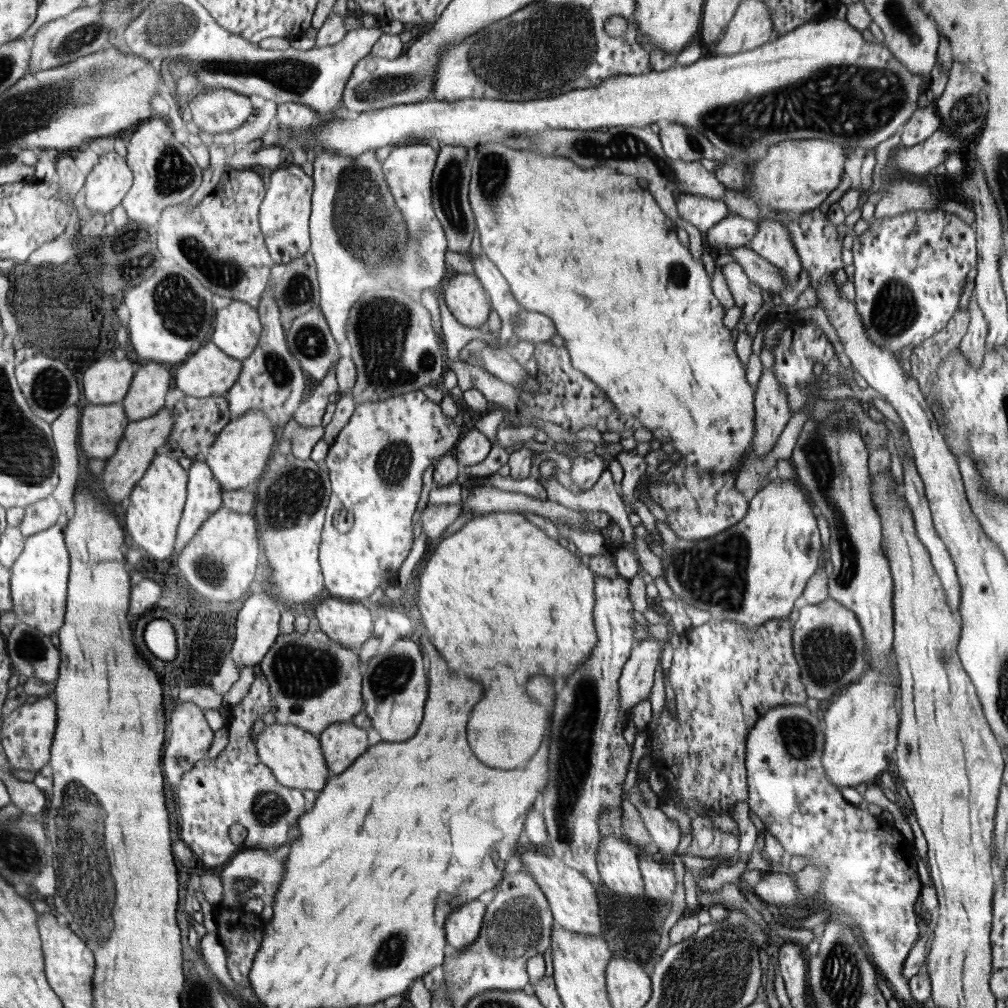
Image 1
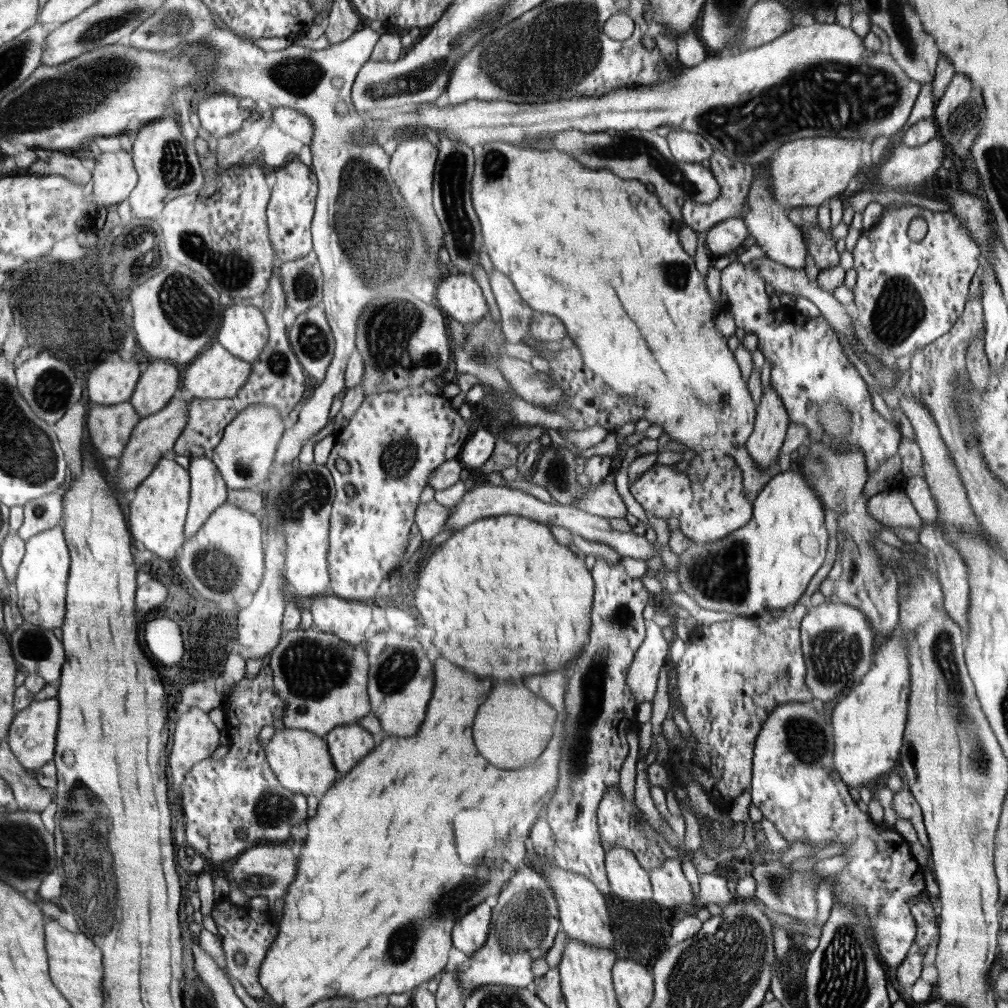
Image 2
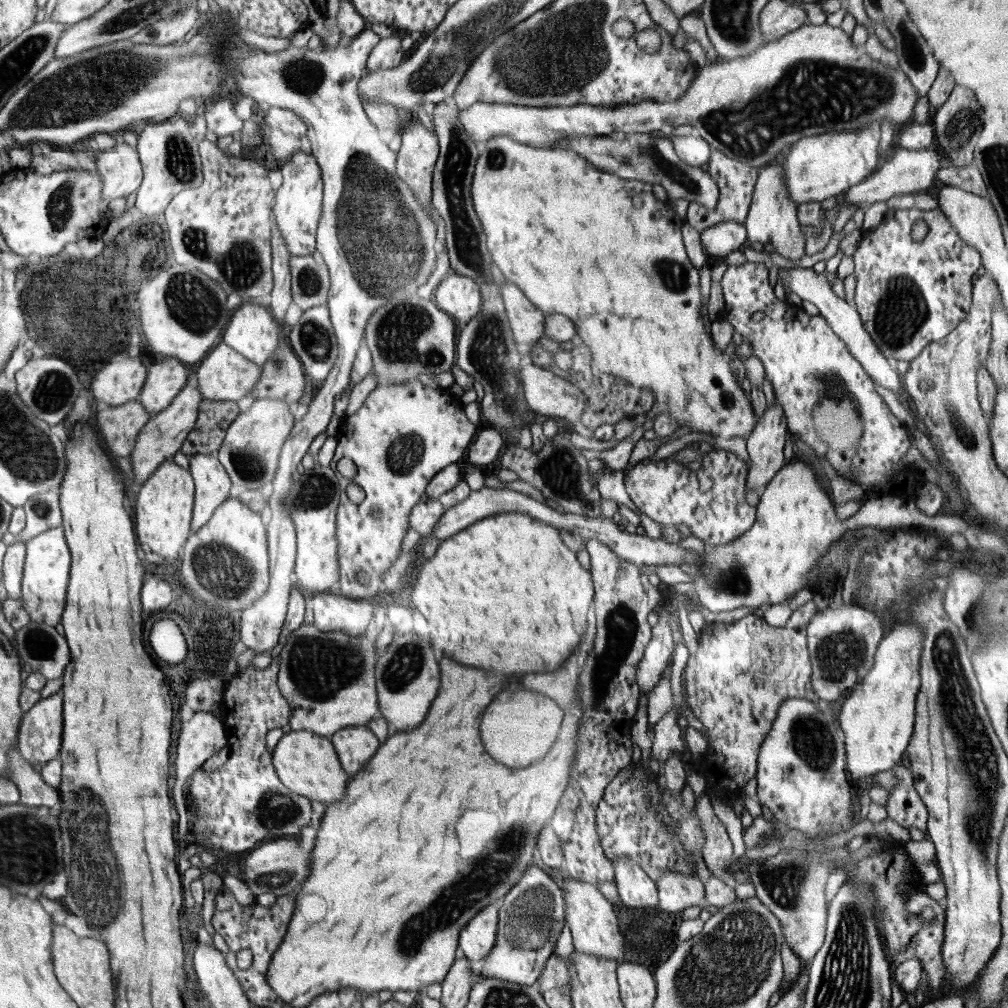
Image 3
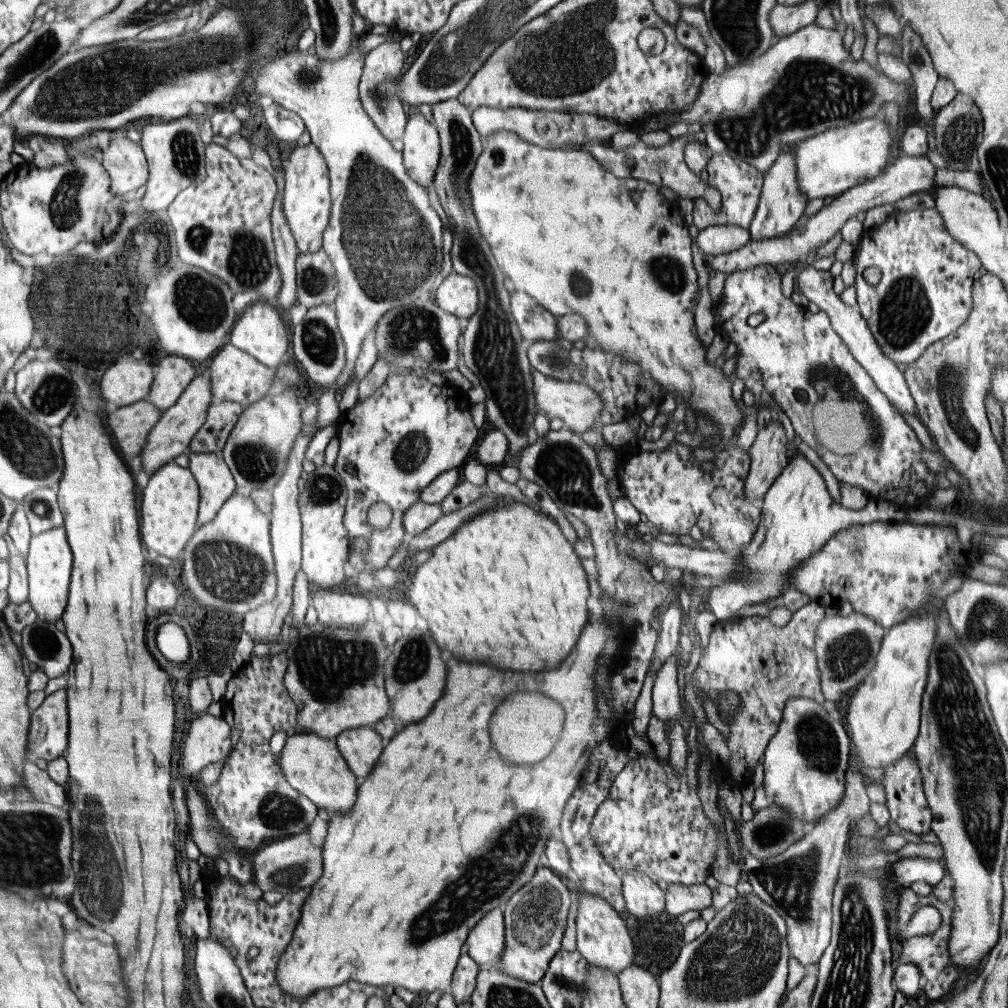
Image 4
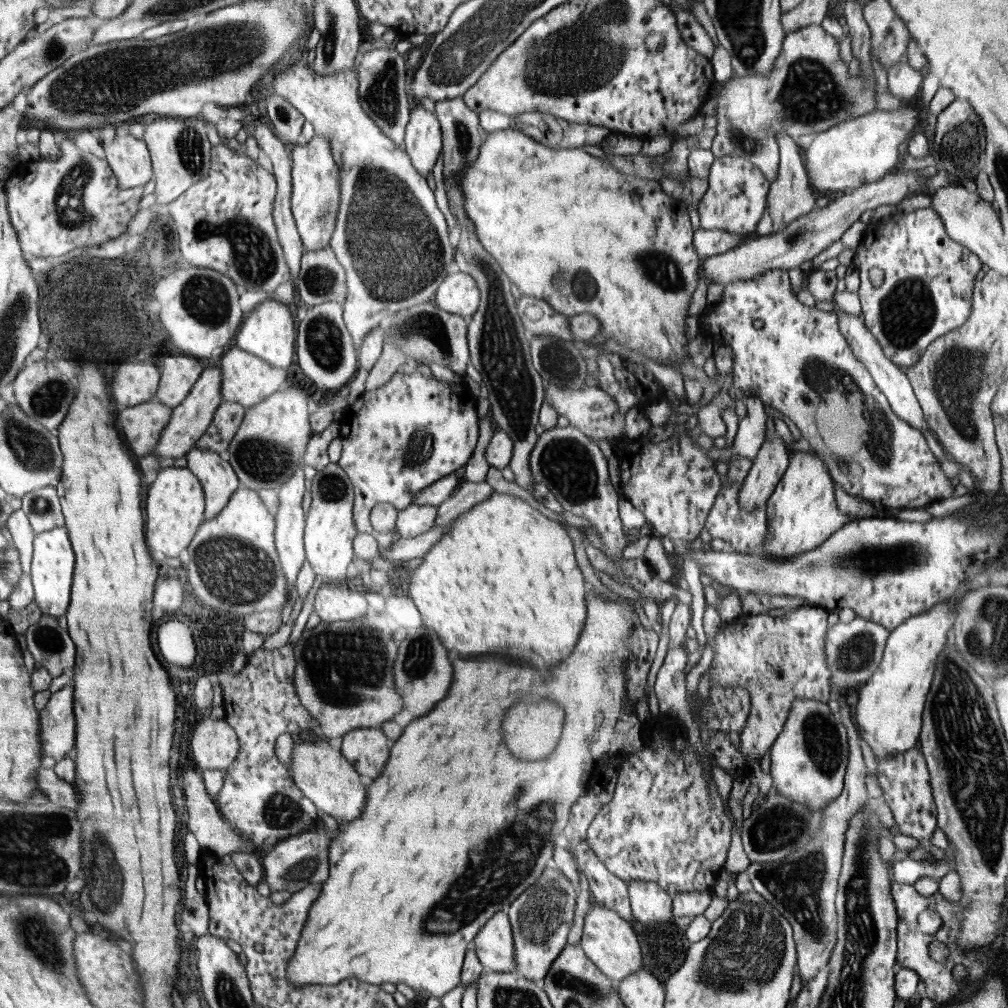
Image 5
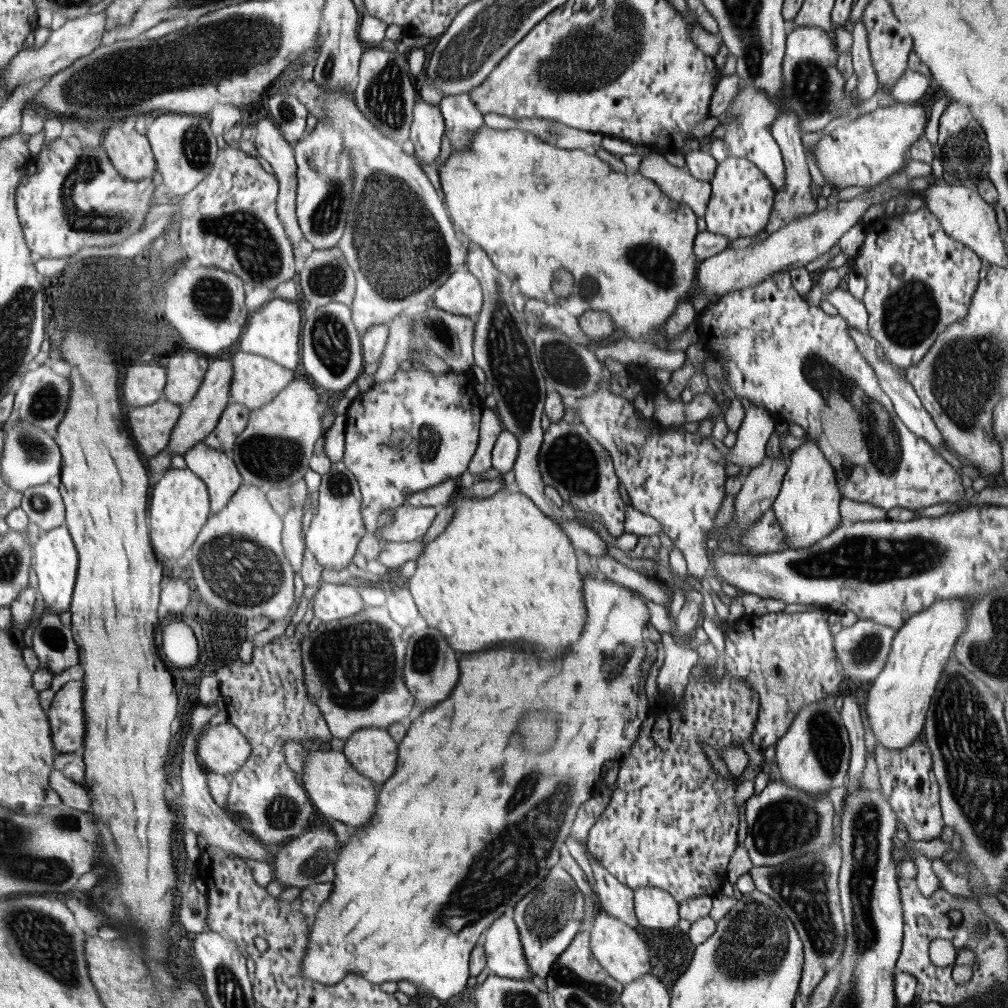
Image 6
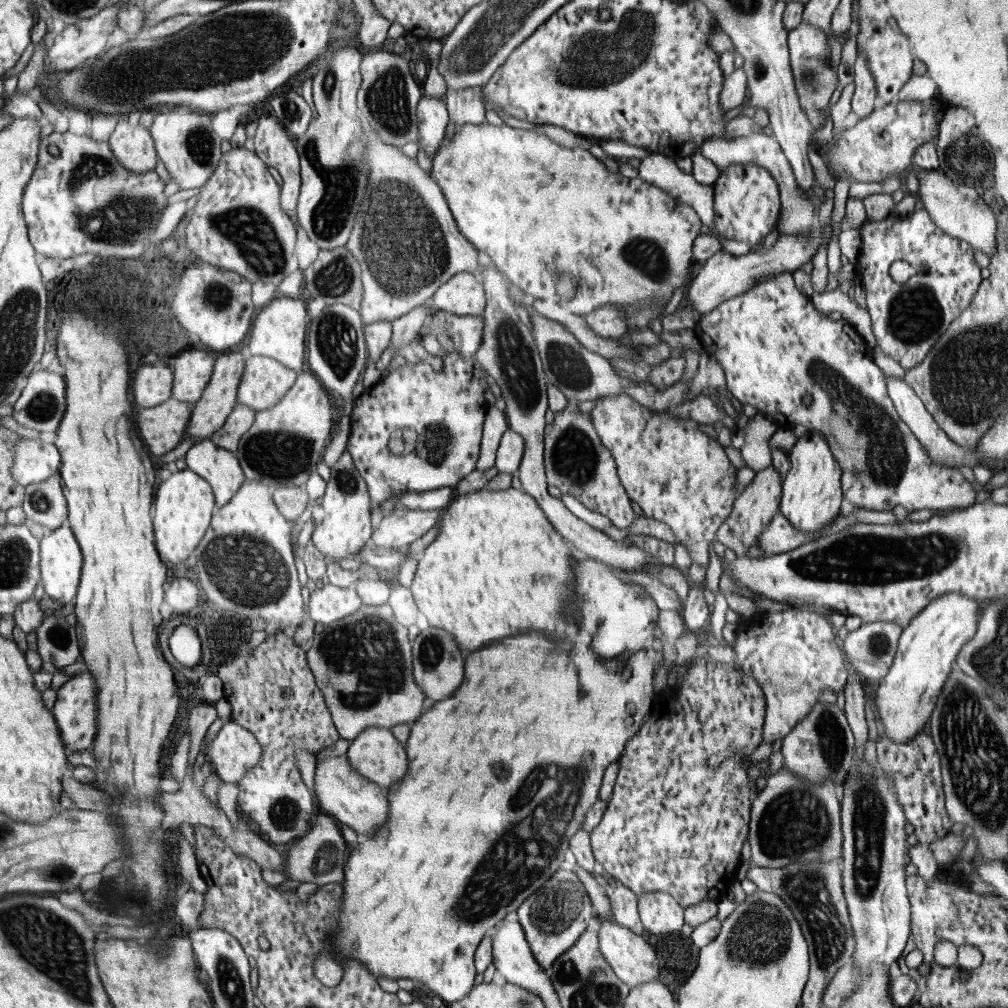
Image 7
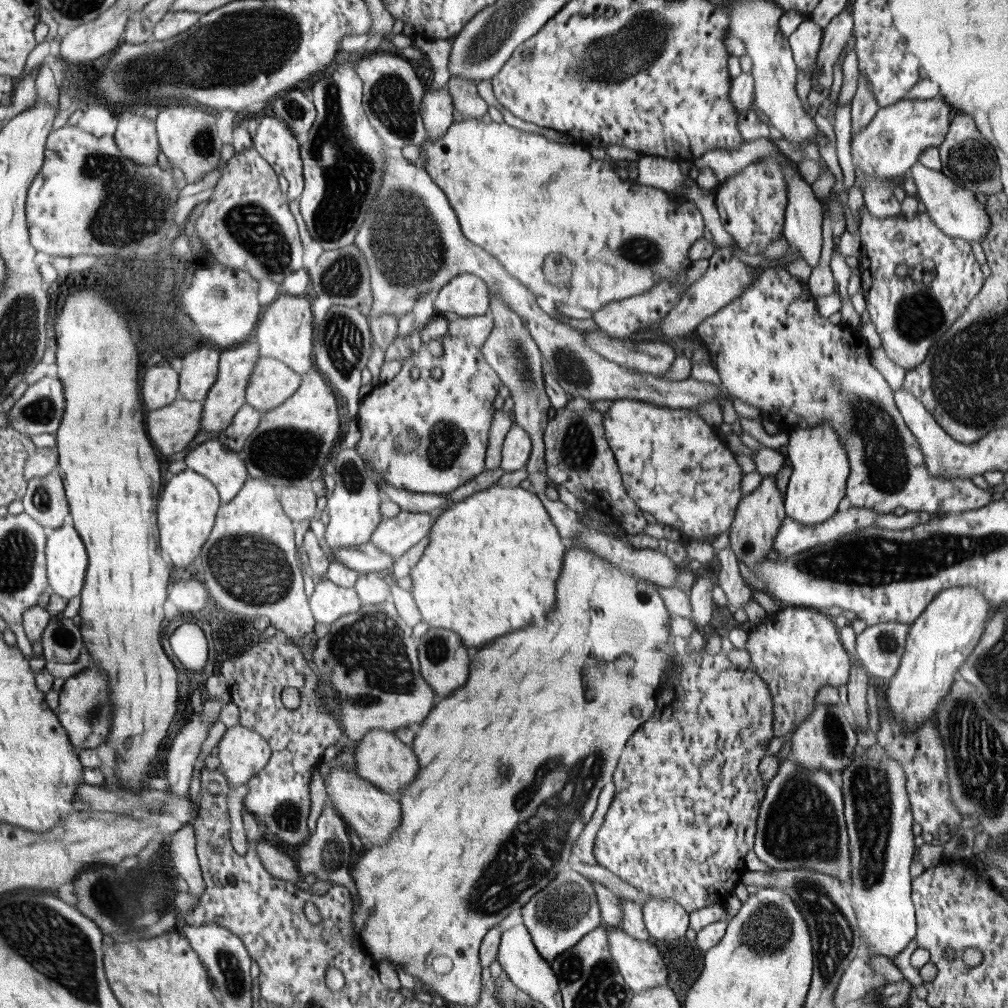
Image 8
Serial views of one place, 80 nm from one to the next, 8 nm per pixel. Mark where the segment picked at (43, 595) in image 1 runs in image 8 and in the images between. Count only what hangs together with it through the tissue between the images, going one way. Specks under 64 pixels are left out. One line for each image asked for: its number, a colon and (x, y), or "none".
2: (41, 579)
3: (47, 568)
4: (50, 562)
5: (53, 563)
6: (57, 560)
7: (61, 565)
8: (67, 560)

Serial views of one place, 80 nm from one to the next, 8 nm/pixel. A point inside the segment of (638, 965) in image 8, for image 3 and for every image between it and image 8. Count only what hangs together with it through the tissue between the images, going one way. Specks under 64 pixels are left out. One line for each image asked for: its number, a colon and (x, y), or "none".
3: (592, 919)
4: (602, 938)
5: (609, 941)
6: (617, 946)
7: (632, 958)

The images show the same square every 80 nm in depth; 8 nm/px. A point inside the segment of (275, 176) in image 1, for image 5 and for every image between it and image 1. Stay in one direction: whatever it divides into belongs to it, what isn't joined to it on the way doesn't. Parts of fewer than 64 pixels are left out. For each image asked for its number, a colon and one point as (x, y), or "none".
2: (291, 210)
3: (299, 200)
4: (307, 203)
5: (316, 192)

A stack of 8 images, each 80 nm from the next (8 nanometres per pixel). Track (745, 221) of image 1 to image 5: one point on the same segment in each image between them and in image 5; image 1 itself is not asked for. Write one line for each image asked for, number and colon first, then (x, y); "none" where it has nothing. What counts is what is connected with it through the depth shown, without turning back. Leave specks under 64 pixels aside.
2: (729, 235)
3: (723, 238)
4: (713, 240)
5: (707, 243)

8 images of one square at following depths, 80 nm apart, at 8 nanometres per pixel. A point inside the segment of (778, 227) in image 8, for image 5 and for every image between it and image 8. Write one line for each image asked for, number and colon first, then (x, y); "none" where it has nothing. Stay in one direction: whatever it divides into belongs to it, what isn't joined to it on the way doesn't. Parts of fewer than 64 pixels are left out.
5: (736, 198)
6: (742, 198)
7: (747, 205)

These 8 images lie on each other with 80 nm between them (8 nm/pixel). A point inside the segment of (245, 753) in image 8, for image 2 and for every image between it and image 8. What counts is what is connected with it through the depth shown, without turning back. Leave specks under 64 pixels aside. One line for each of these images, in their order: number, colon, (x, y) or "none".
2: (196, 737)
3: (203, 735)
4: (210, 739)
5: (215, 744)
6: (224, 749)
7: (235, 750)

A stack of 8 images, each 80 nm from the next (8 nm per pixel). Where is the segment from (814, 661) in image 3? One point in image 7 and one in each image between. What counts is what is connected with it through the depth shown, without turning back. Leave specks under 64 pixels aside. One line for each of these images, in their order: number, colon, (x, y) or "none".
4: (846, 646)
5: (853, 650)
6: (862, 649)
7: (870, 651)

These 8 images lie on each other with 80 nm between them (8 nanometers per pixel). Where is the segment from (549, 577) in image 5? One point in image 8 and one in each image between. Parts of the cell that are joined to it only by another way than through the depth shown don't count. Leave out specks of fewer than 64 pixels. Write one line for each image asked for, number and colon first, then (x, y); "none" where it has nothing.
6: (502, 570)
7: (498, 567)
8: (491, 565)

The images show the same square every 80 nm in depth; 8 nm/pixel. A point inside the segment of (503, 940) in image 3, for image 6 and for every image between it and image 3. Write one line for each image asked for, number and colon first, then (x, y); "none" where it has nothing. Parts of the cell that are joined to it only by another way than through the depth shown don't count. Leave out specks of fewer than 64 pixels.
4: (536, 916)
5: (541, 917)
6: (549, 917)

